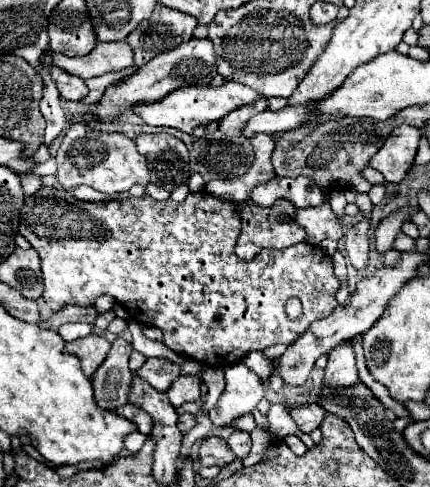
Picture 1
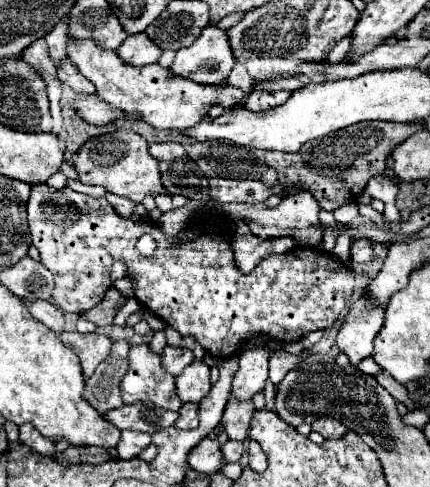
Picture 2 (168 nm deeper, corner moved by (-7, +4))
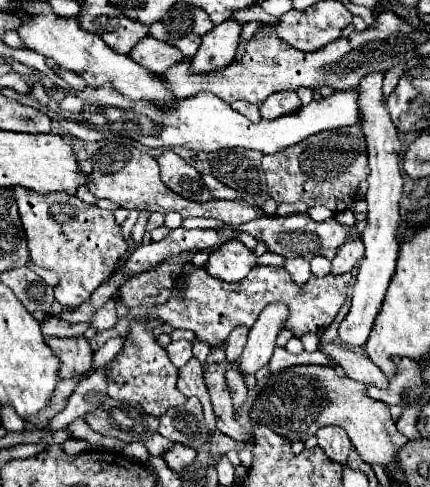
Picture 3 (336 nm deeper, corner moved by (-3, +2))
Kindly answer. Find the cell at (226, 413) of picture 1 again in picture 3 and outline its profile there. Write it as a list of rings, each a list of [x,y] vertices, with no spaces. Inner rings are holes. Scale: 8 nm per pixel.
[[[272,302],[260,312],[256,324],[248,332],[248,342],[240,356],[240,370],[244,374],[258,372],[262,366],[270,362],[276,338],[282,332],[286,320],[288,320],[288,306],[284,302]]]

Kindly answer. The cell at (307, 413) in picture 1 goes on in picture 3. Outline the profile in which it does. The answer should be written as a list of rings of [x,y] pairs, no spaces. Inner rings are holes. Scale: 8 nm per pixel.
[[[336,426],[320,428],[316,438],[318,438],[318,446],[326,452],[326,456],[330,460],[340,462],[340,464],[348,462],[348,454],[352,450],[352,444],[342,428],[336,428]]]

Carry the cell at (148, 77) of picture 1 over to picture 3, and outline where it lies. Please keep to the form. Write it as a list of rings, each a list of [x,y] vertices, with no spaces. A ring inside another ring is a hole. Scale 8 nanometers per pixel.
[[[232,18],[218,24],[212,32],[208,32],[208,36],[202,36],[202,44],[198,48],[198,54],[192,58],[190,68],[196,72],[212,72],[230,64],[240,44],[240,34],[242,24]]]

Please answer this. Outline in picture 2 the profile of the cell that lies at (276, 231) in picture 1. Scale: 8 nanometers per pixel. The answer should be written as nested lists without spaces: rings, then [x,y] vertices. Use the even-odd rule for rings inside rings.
[[[244,220],[236,222],[236,232],[232,238],[232,248],[234,248],[234,258],[236,264],[242,272],[250,274],[258,262],[262,262],[268,254],[272,252],[288,252],[296,246],[294,238],[282,236],[282,238],[258,238],[256,234],[252,234],[252,230],[248,228],[248,224]]]

